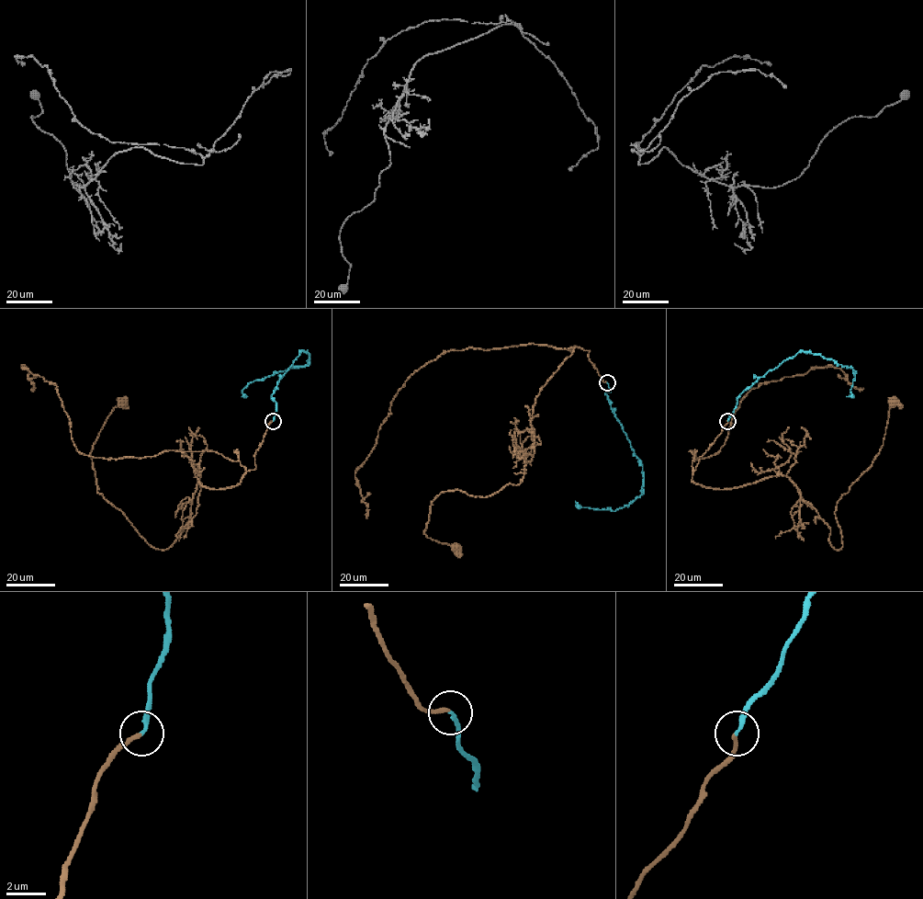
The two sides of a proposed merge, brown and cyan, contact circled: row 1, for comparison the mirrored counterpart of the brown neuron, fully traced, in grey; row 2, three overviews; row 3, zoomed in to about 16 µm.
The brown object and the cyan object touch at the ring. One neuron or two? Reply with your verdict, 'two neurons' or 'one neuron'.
one neuron

